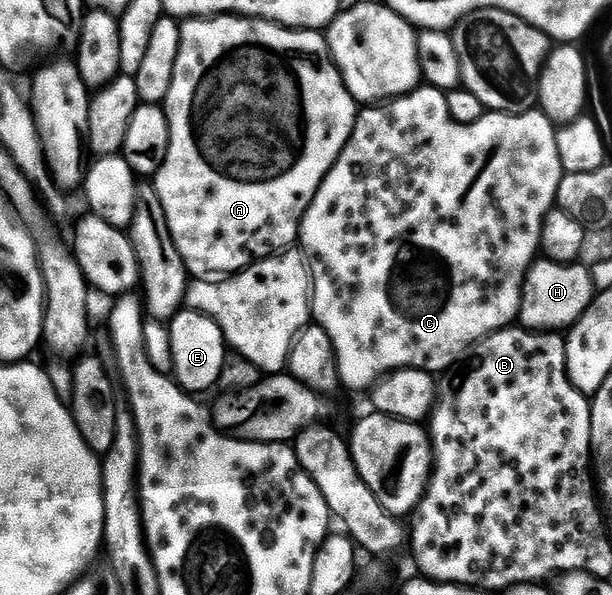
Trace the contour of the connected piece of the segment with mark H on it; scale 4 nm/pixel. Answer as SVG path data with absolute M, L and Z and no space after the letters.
M538 259L525 275L525 286L521 290L520 323L530 330L565 330L576 324L589 309L595 295L592 271L583 265L581 262L556 264L553 260Z

